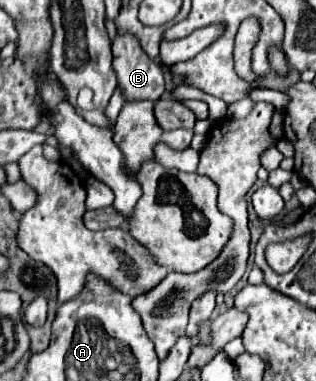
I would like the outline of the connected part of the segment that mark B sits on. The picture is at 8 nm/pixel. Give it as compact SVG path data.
M115 37L113 41L113 71L117 75L117 89L125 101L159 99L165 91L163 71L151 61L135 37Z

